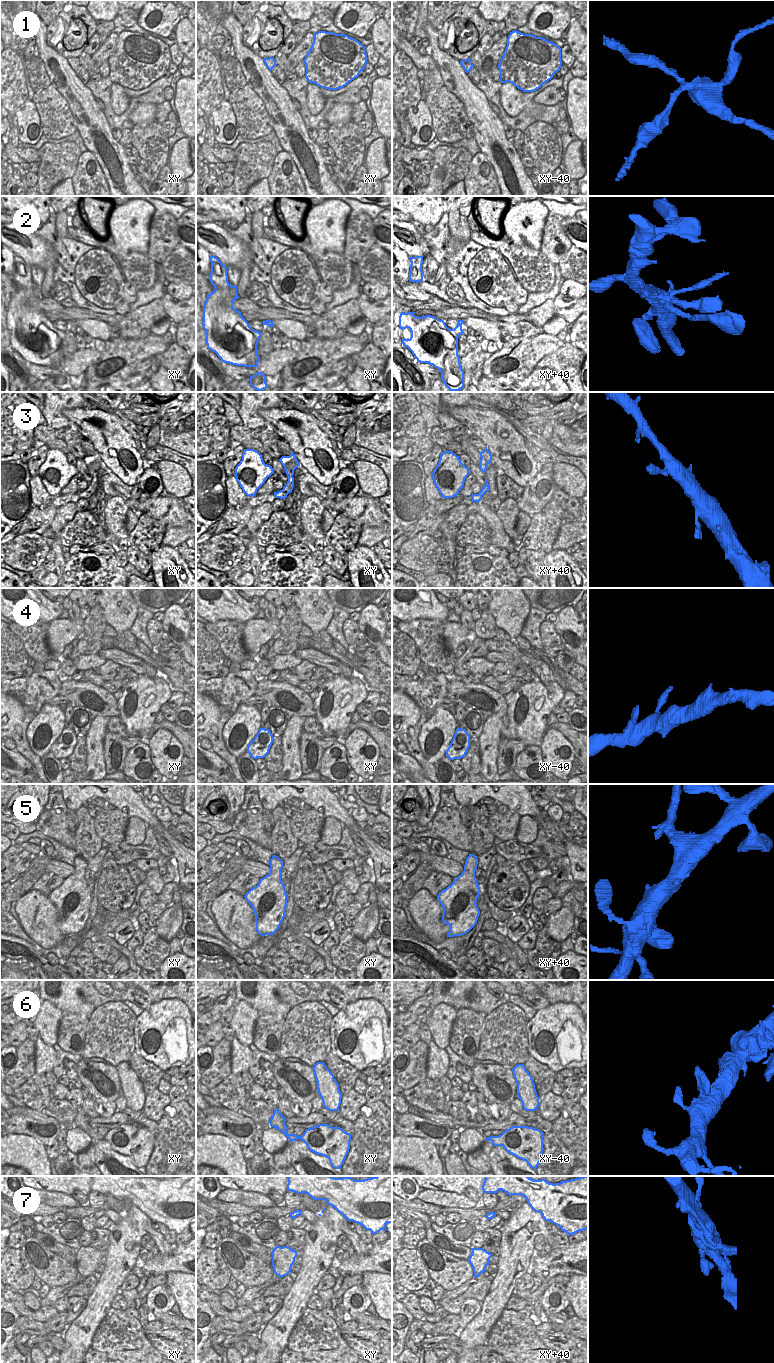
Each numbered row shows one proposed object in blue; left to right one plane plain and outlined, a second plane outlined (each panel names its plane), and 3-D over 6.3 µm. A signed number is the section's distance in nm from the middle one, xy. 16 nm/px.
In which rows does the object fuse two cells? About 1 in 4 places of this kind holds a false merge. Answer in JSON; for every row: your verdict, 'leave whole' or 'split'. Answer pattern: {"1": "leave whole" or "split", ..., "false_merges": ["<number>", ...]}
{"1": "split", "2": "leave whole", "3": "leave whole", "4": "leave whole", "5": "leave whole", "6": "leave whole", "7": "leave whole", "false_merges": ["1"]}

